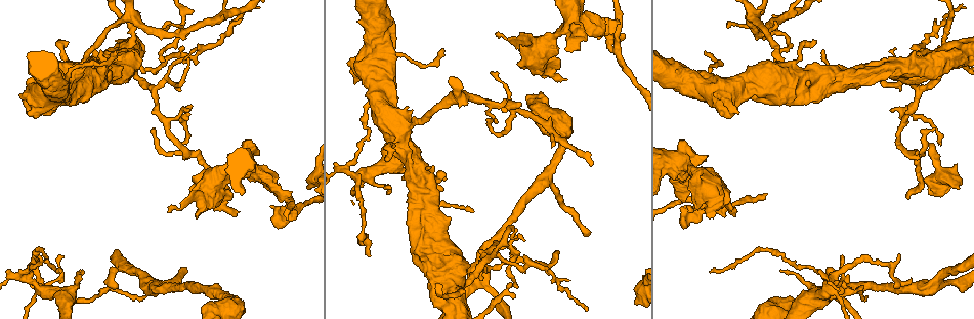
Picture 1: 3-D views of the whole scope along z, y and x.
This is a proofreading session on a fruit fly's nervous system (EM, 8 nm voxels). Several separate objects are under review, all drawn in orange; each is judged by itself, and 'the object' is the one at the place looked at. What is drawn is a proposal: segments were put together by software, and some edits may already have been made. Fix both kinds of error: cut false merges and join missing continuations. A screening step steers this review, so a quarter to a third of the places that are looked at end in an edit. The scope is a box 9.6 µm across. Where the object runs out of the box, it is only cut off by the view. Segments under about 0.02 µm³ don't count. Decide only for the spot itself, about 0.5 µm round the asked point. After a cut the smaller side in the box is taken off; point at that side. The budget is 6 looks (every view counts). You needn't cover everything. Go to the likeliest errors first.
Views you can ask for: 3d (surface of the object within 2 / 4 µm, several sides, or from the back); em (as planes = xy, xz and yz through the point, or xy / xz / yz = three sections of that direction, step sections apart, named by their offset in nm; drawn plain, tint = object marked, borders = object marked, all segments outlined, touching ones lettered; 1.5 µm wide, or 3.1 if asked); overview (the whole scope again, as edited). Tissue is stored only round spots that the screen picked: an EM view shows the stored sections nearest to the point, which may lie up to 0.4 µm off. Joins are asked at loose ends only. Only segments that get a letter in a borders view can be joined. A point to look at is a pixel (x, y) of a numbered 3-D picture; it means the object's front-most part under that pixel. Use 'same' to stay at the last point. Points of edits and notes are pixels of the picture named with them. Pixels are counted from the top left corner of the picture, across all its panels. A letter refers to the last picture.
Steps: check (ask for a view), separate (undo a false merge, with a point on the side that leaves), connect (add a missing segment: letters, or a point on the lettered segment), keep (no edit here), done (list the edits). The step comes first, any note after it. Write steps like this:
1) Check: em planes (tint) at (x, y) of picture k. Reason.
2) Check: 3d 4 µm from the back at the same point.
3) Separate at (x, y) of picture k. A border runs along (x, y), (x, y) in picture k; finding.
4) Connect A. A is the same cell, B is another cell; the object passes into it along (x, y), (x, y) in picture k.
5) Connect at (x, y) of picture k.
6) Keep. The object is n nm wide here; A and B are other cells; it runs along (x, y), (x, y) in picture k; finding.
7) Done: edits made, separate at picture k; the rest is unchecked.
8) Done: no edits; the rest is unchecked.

Check: em planes (borders) at (357, 175) of picture 1. Sharp bend.

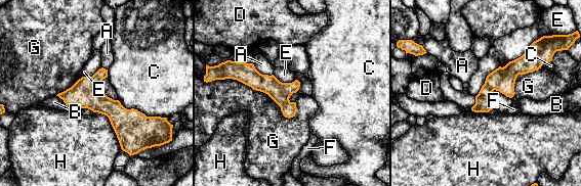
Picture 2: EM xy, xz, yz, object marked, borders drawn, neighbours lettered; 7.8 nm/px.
Keep. A, B, C, D, E, F, G and H are other cells; it runs along (61, 95), (148, 124) in picture 2; continuous, no second neuron.

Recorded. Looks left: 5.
Check: em planes (tint) at (567, 26) of picture 1. Looks like a crossing.

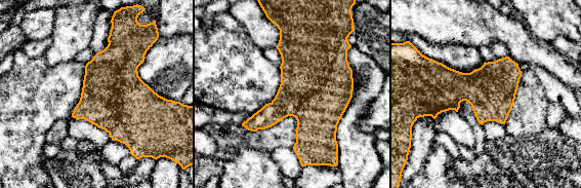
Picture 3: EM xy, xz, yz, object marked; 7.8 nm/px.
Check: em planes (borders) at the same point.

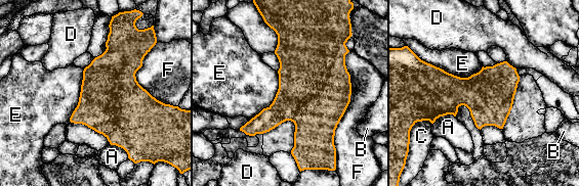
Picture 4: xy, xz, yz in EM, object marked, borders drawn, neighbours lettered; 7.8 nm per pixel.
Keep. A, B, C, D, E and F are other cells; a border runs along (425, 61), (460, 77), (483, 66) in picture 4; all the same neuron.

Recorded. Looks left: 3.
Check: 3d 2 µm from the back at (145, 296) of picture 1. Tapers out.

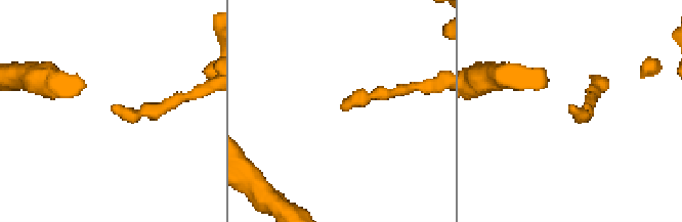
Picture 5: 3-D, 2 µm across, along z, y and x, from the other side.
Check: em planes (borders) at (115, 108) of picture 5. Need the tissue.

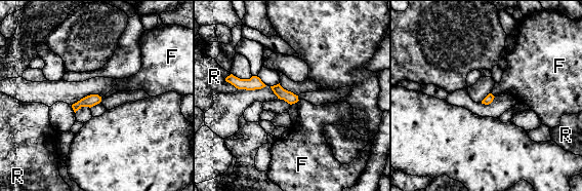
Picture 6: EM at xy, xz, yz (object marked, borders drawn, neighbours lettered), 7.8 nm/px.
Keep. The object is 70 nm wide here; F and R are other cells; a border runs along (491, 92), (494, 97) in picture 6; no lettered segment goes on from it.

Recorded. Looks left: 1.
Done: no edits; the rest is unchecked.

